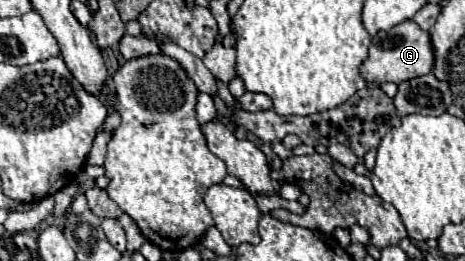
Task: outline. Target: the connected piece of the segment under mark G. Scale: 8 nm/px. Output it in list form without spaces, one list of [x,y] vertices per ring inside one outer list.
[[[404,21],[390,31],[382,31],[372,37],[368,59],[362,63],[362,77],[370,83],[394,81],[402,83],[420,75],[428,75],[434,69],[434,47],[430,33],[424,31],[416,21]]]

